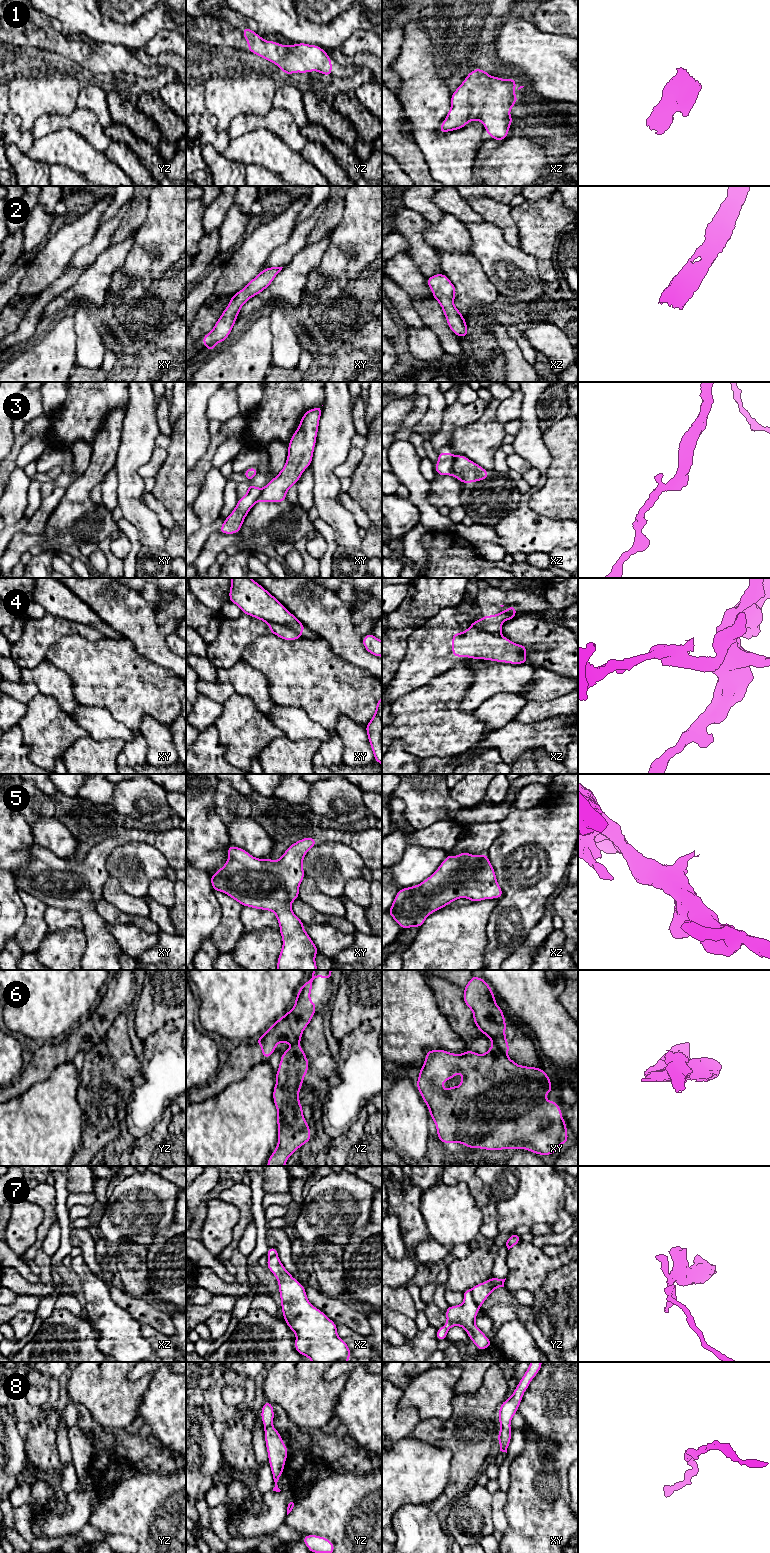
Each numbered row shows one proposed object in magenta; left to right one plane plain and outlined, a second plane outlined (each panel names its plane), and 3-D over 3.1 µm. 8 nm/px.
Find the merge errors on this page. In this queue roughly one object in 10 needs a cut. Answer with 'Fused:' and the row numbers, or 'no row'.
Fused: 3, 4, 6, 7

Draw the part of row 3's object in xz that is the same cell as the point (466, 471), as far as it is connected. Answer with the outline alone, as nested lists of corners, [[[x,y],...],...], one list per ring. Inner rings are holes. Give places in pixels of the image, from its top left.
[[[460,454],[454,456],[452,475],[465,484],[489,478],[486,469]]]

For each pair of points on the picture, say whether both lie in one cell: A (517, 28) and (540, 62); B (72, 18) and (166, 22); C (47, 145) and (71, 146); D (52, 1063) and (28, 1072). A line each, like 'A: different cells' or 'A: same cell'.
A: same cell
B: same cell
C: same cell
D: same cell

